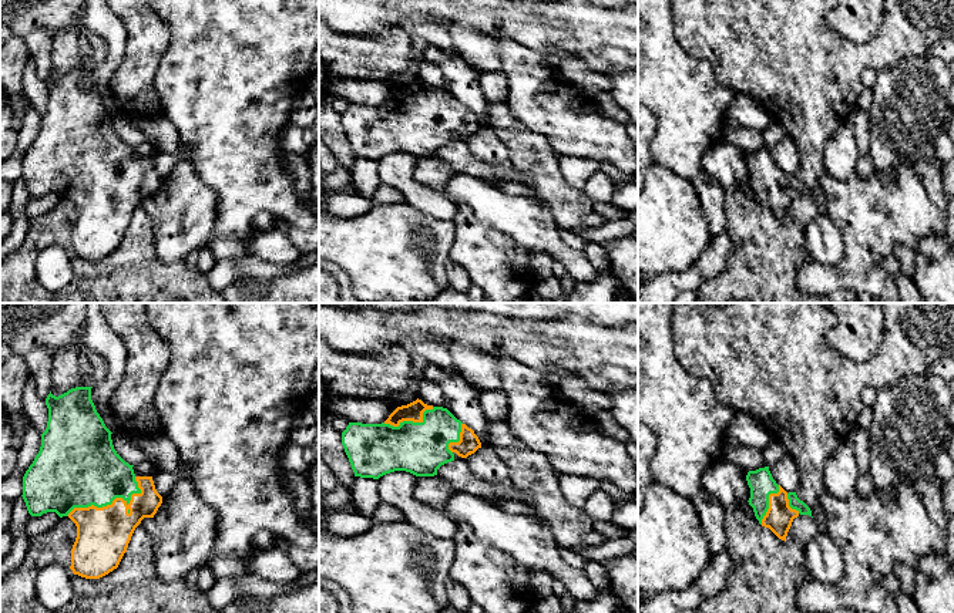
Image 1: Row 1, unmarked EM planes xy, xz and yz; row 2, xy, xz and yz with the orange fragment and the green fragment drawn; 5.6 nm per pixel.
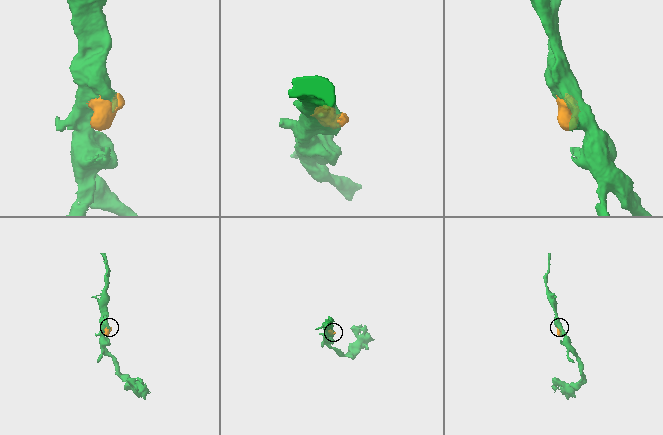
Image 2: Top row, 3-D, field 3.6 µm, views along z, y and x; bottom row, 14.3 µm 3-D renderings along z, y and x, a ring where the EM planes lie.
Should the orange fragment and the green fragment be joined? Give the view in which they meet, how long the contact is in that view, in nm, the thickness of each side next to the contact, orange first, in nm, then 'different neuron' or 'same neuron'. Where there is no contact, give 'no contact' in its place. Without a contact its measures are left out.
meets orange in xy; contact 440 nm long; 300 nm thick on the orange side, 420 nm on the other; same neuron

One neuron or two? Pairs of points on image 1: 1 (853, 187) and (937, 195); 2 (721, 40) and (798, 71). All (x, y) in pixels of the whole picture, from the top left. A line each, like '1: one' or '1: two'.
1: two
2: one

